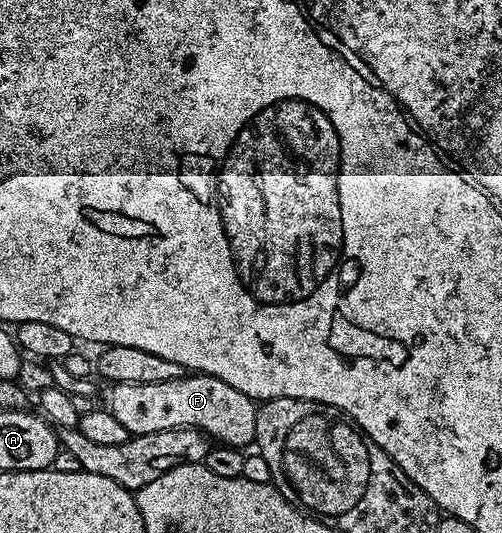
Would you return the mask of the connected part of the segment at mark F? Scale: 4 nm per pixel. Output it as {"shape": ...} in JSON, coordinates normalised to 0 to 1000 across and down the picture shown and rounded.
{"shape":[[[375,700],[365,711],[343,715],[311,715],[309,719],[231,719],[217,728],[219,756],[215,767],[247,805],[259,809],[261,818],[287,812],[311,812],[319,805],[351,805],[353,801],[386,801],[392,809],[408,809],[420,826],[452,839],[490,842],[506,831],[510,812],[510,775],[514,764],[508,750],[496,749],[478,730],[462,730],[428,704]]]}

